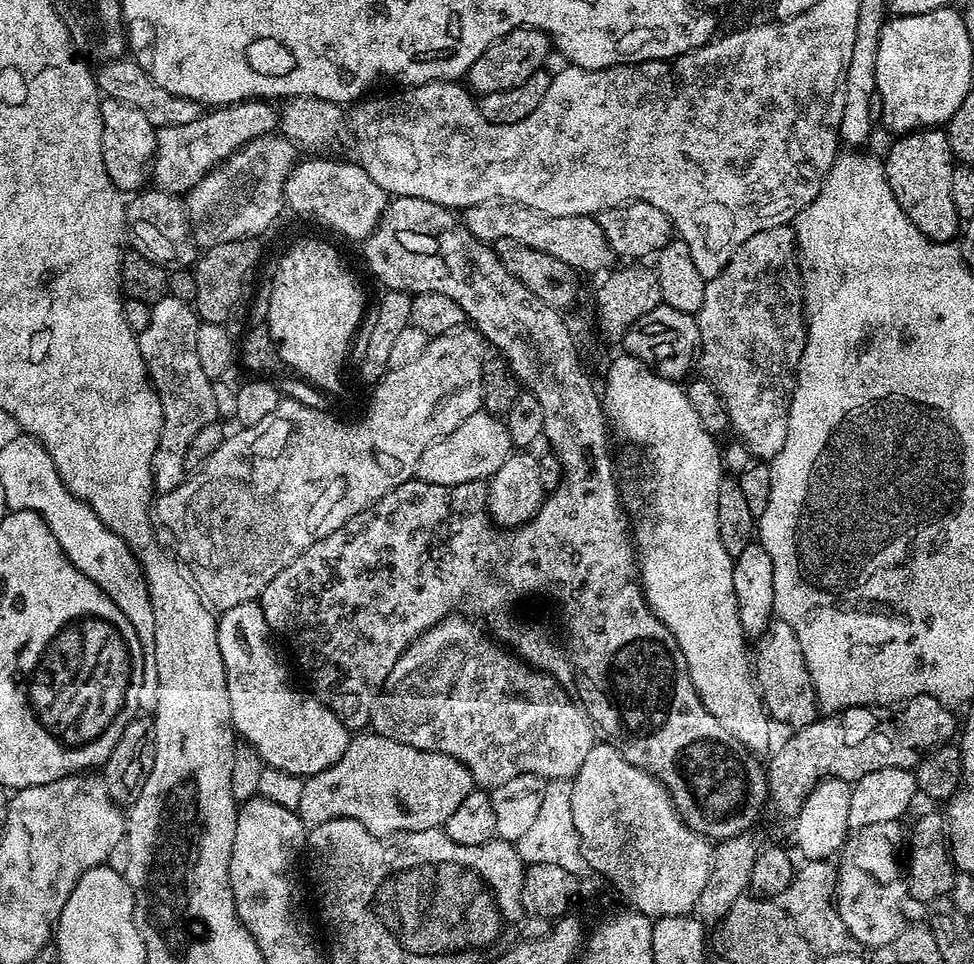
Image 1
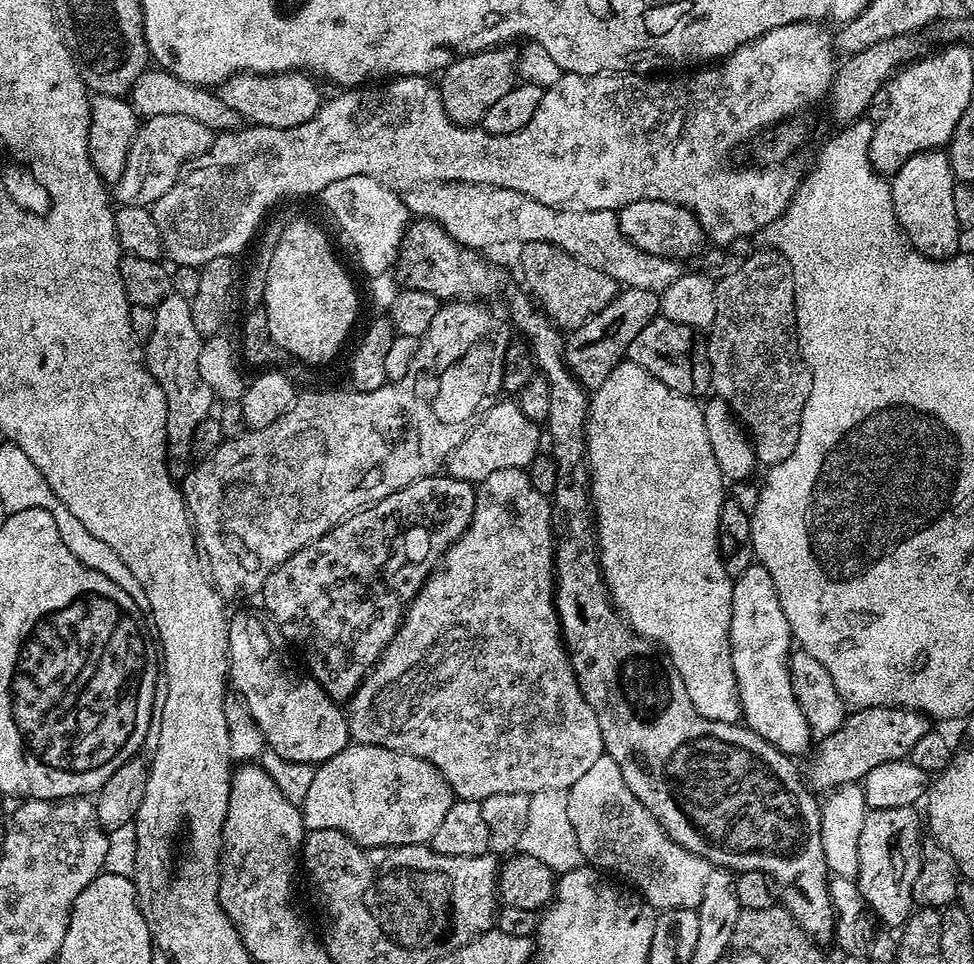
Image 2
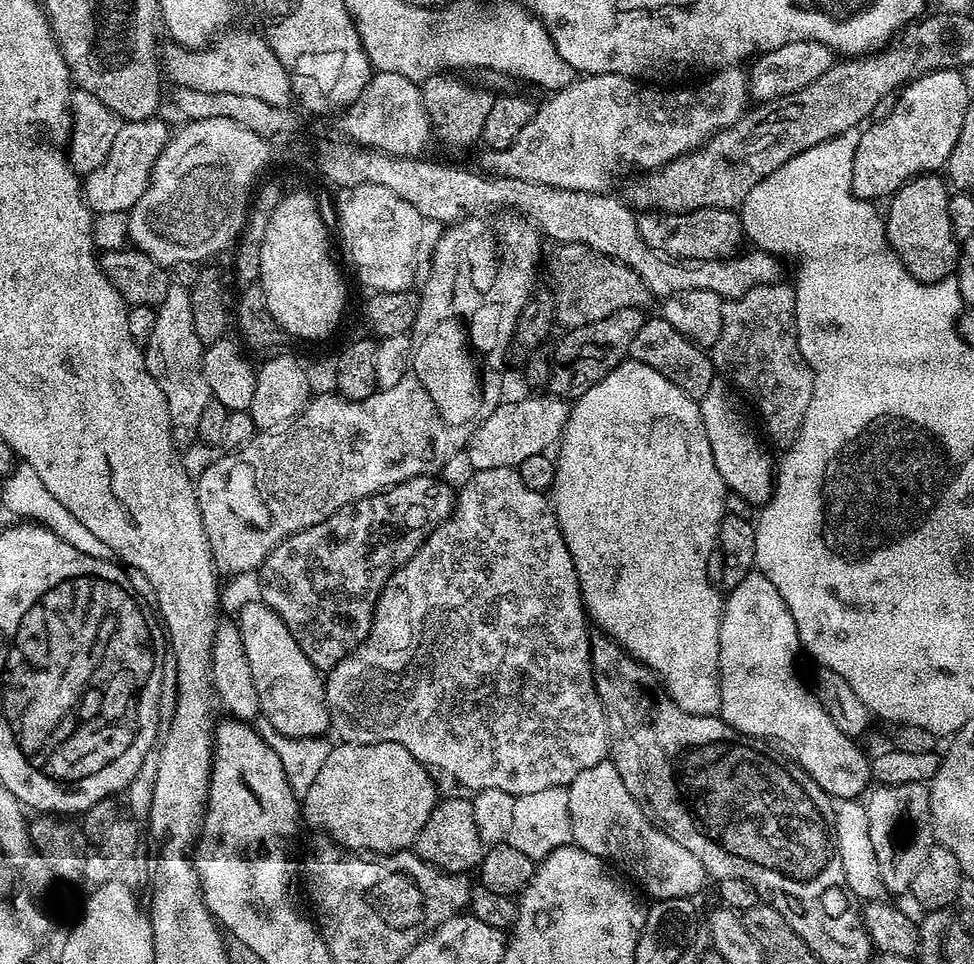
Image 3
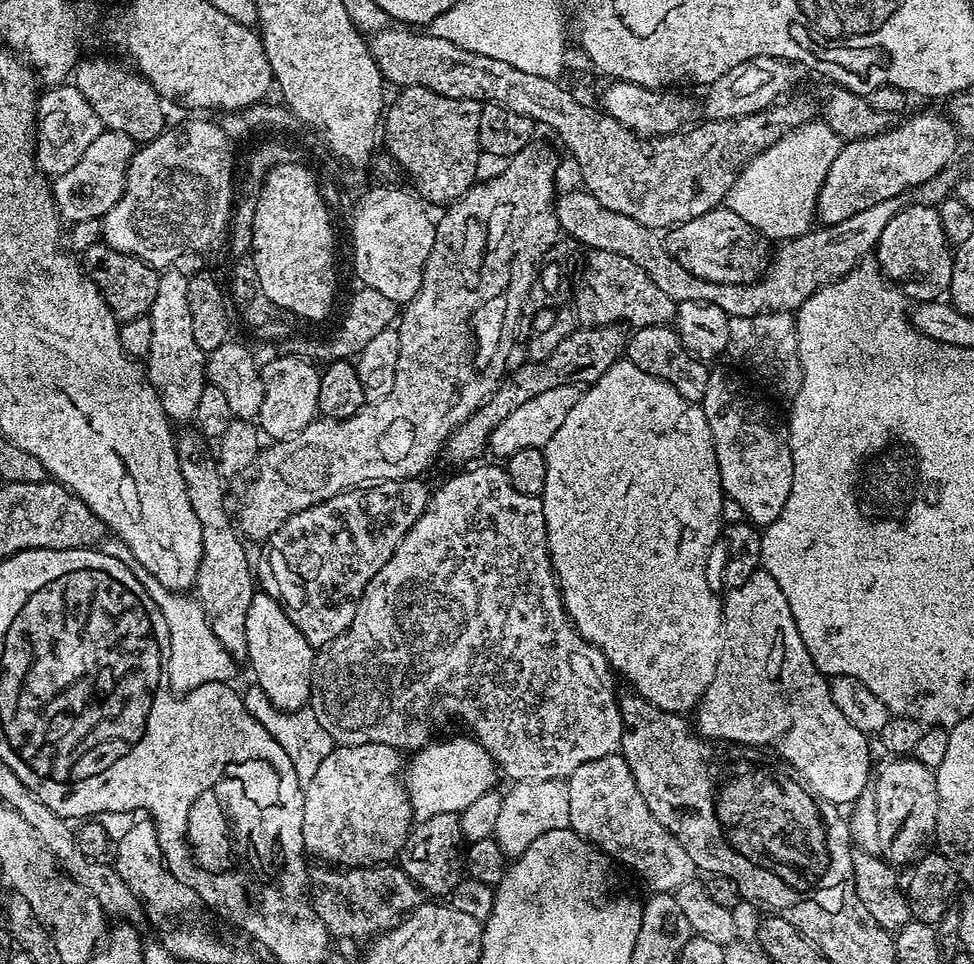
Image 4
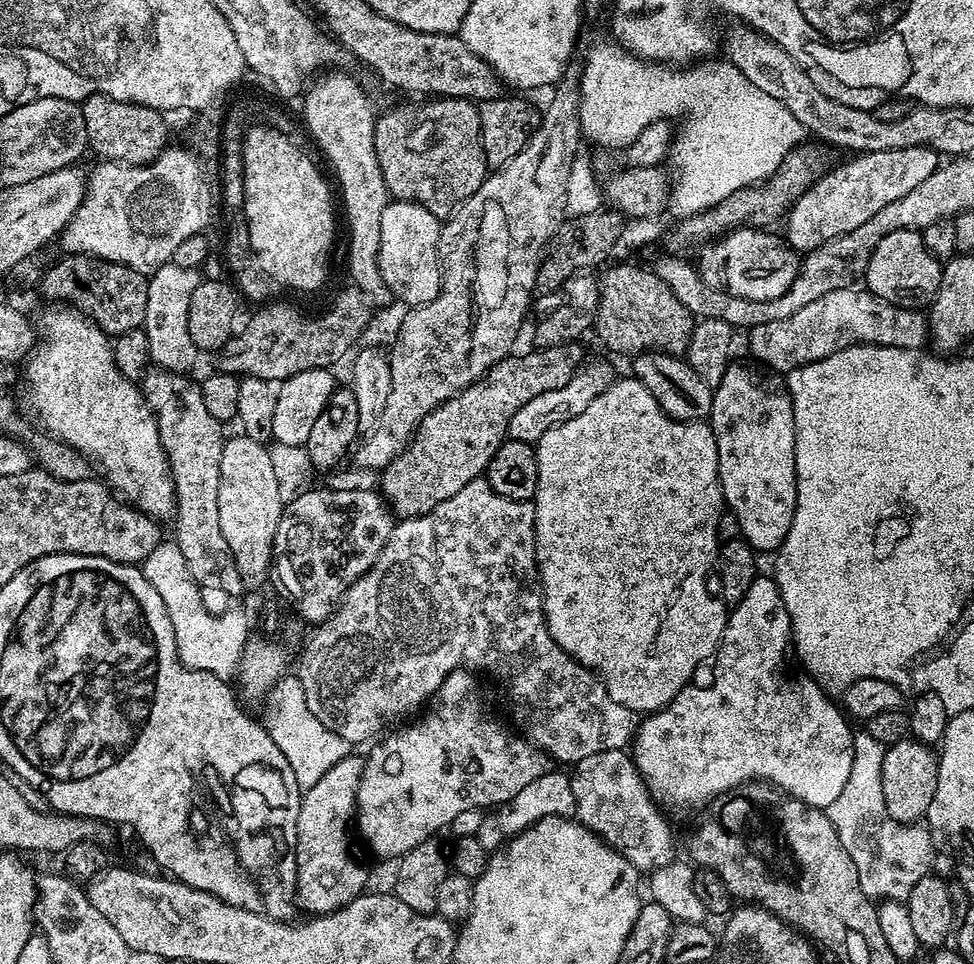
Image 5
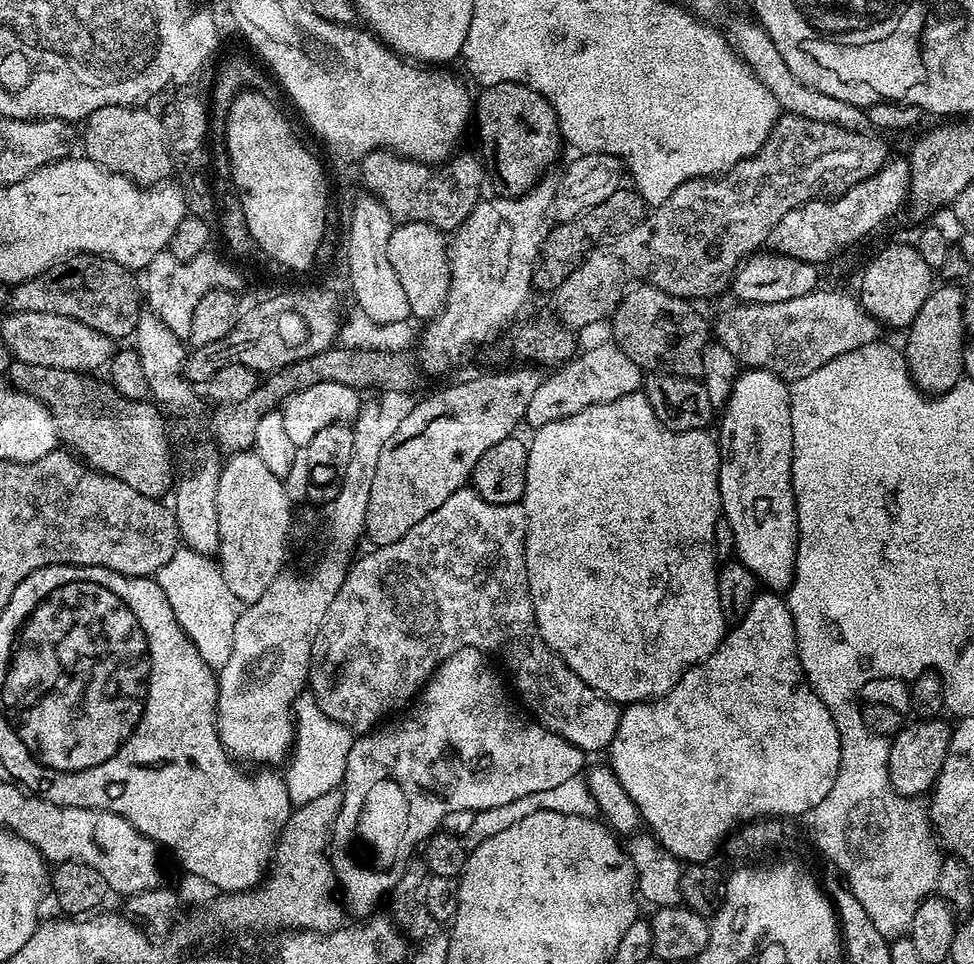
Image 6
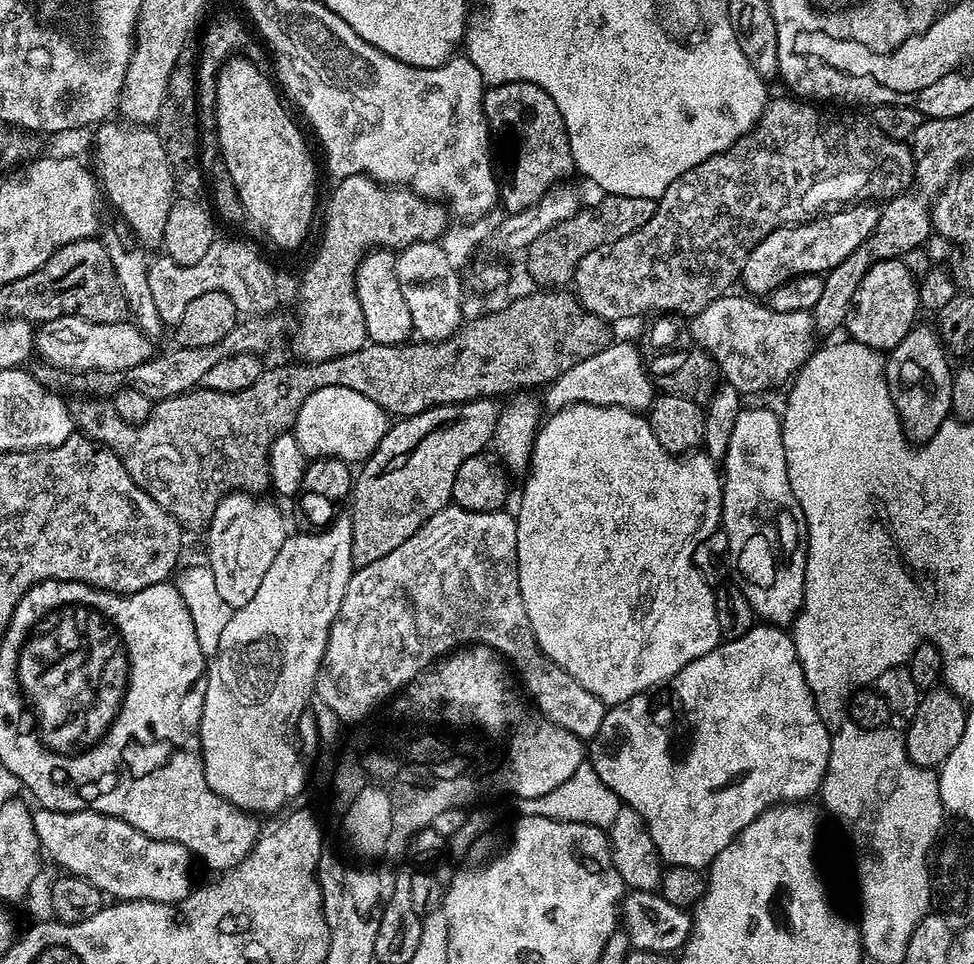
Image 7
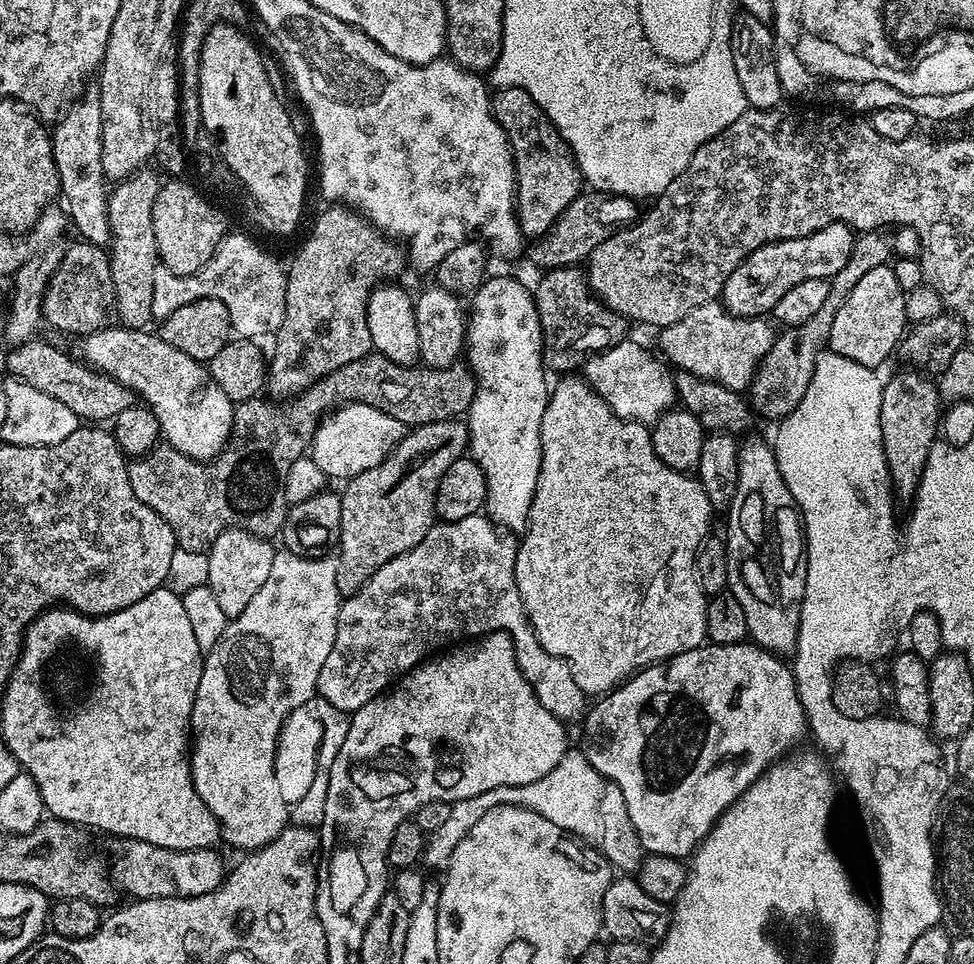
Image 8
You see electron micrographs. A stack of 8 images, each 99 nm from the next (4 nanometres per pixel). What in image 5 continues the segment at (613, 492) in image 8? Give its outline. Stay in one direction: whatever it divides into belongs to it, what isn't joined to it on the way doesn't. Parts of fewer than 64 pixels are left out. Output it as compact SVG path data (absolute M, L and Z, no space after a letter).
M627 378L628 380L613 379L612 384L602 394L598 394L598 398L594 398L594 402L590 402L590 406L586 406L586 410L582 410L582 414L578 414L578 418L570 418L570 422L562 422L558 426L554 426L550 430L546 430L546 434L542 434L542 438L535 441L534 447L536 457L538 458L538 490L534 497L536 505L536 565L538 566L540 590L544 593L544 617L548 623L550 634L554 638L554 642L558 642L558 646L562 646L562 650L566 650L566 654L570 654L572 659L583 668L589 668L591 672L596 673L601 680L604 681L606 690L610 694L610 698L614 698L614 702L618 702L622 706L626 706L633 714L651 714L659 712L660 709L668 705L686 687L693 679L692 676L696 672L696 667L703 660L711 661L716 655L716 649L720 646L720 640L724 636L724 630L728 627L729 609L723 600L712 596L708 593L708 575L713 575L714 565L718 560L718 518L726 511L724 502L724 491L720 485L720 467L718 466L718 446L716 445L716 436L712 433L711 427L704 422L689 422L686 420L673 420L662 410L662 406L658 406L658 402L654 398L654 394L650 394L650 390L646 390L646 386L642 386L642 382L635 378Z

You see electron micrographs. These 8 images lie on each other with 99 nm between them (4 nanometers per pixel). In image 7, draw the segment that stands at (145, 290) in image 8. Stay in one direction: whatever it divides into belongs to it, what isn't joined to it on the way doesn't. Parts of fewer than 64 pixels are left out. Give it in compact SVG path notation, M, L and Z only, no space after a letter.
M101 123L95 129L94 176L106 200L120 211L121 218L132 227L133 234L145 244L143 247L159 249L164 242L164 227L174 203L175 190L162 142L155 127L112 123Z

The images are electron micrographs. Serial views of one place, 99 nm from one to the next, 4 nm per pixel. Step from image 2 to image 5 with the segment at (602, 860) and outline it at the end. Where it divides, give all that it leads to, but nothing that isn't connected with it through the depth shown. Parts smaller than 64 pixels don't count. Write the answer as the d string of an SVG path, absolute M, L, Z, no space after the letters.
M625 749L602 750L599 754L590 754L590 758L582 758L574 765L570 775L576 803L575 819L588 827L596 836L602 837L615 852L622 854L622 858L626 858L626 862L630 862L642 874L654 873L662 866L673 863L677 855L676 844L672 841L668 820L663 816L665 813L661 805L657 804L648 793L648 787L640 777L636 763Z

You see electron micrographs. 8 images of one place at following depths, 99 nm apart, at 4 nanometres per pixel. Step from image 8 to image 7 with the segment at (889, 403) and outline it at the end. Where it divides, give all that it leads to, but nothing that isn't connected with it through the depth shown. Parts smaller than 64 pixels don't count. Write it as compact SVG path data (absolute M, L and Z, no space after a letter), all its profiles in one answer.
M923 322L917 323L898 342L898 346L887 353L884 362L884 377L890 390L890 398L896 407L896 413L900 419L900 425L904 428L904 434L912 442L923 442L929 440L938 429L943 426L945 420L949 419L952 412L952 378L954 375L953 365L948 365L950 359L941 341L939 331Z

